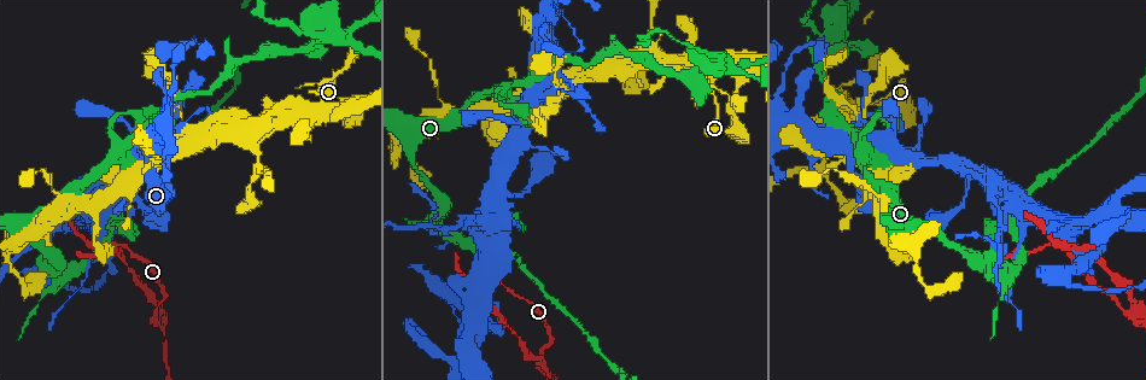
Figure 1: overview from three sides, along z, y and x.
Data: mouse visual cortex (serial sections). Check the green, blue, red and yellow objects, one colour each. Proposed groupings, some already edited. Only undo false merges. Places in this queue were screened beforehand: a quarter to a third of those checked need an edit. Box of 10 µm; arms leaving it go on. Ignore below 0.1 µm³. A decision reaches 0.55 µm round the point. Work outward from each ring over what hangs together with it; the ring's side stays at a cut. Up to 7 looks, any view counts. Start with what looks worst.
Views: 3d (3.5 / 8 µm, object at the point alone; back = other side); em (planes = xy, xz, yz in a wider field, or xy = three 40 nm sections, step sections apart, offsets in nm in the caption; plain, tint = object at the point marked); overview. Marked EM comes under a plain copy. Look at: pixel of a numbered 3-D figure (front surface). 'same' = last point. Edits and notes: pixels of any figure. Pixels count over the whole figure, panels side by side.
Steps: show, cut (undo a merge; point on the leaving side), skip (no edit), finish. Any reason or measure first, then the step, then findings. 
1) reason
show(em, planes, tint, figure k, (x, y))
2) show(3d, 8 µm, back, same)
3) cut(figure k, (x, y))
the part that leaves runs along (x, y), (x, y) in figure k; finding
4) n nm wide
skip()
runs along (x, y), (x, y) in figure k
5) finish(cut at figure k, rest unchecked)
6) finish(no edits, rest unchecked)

abrupt turn
show(3d, 3.5 µm, figure 1, (117, 151))

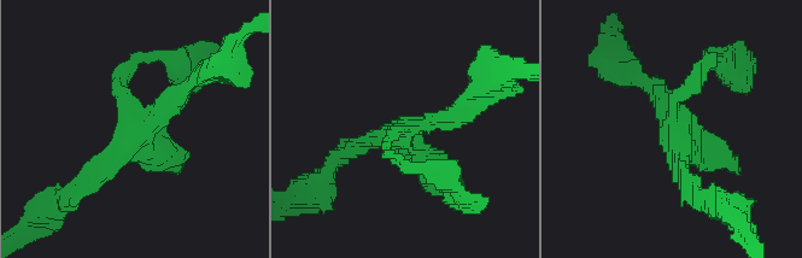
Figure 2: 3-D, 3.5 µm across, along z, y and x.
need the tissue
show(em, xy, step 5, tint, figure 2, (137, 134))

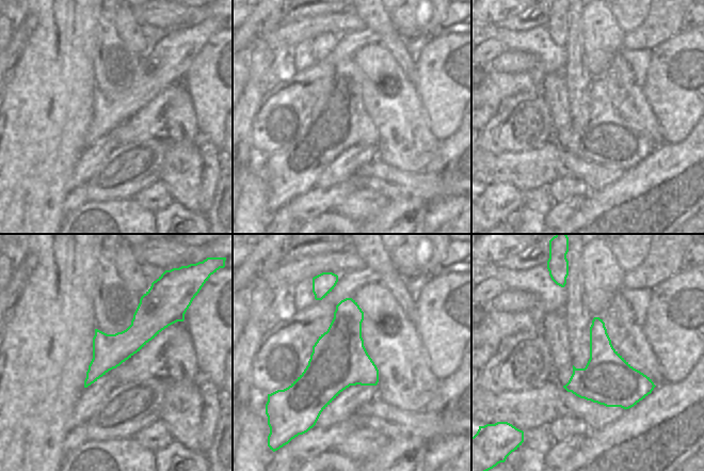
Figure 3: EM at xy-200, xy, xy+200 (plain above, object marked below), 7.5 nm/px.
show(em, xy, step 2, tint, same)

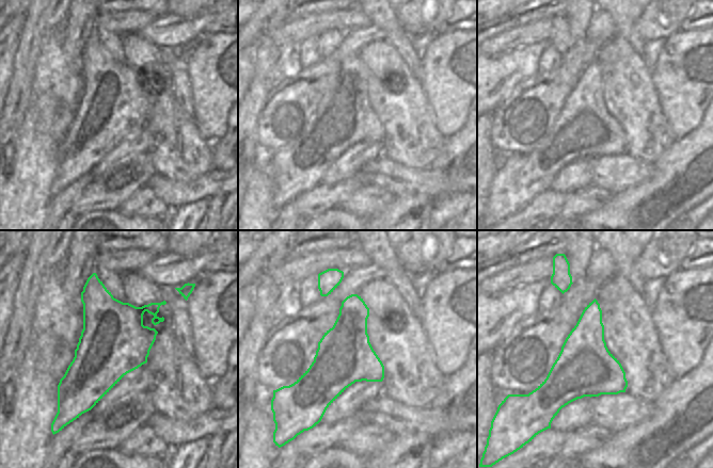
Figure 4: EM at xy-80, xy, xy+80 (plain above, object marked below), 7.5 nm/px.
420 nm wide
skip()
runs along (80, 187), (91, 183), (191, 83) in figure 2; continuous, no second cell

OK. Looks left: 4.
abrupt turn
show(3d, 8 µm, figure 1, (56, 279))

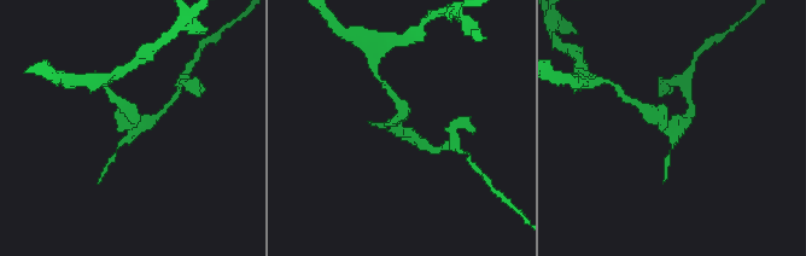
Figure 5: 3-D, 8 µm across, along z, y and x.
closer look
show(3d, 3.5 µm, same)

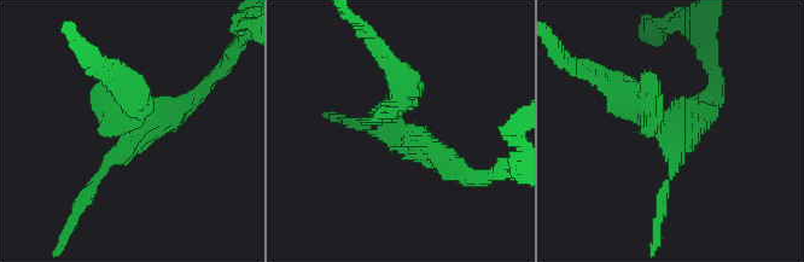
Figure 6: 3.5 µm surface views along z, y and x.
show(em, xy, step 2, tint, figure 6, (403, 126))

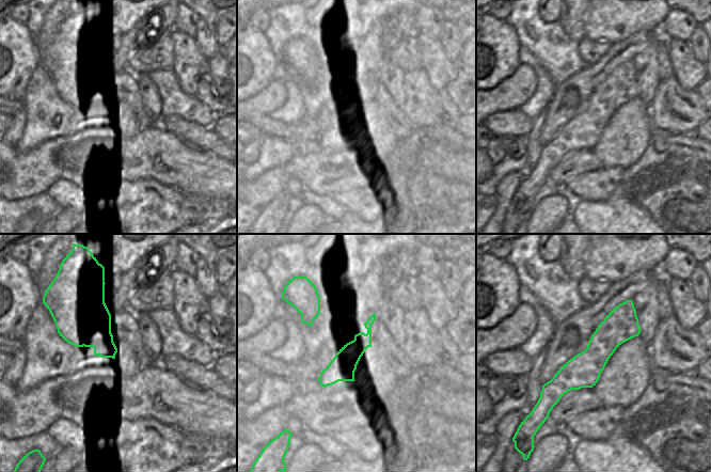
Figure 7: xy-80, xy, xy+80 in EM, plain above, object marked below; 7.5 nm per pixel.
cut(figure 6, (697, 123))
the part that leaves runs along (659, 135), (700, 114), (715, 80) in figure 6; two cells meet here

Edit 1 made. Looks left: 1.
finish(cut at figure 6, rest unchecked)

